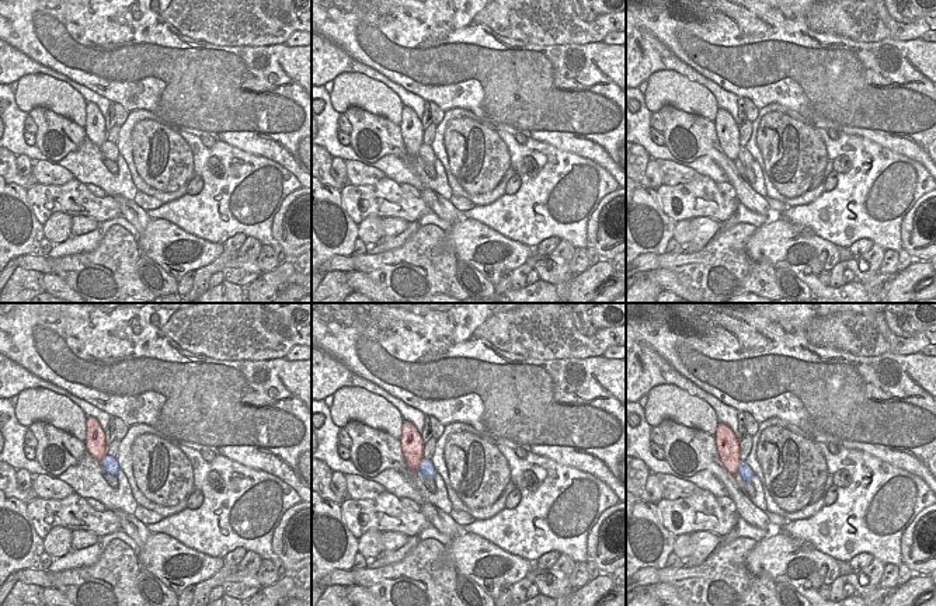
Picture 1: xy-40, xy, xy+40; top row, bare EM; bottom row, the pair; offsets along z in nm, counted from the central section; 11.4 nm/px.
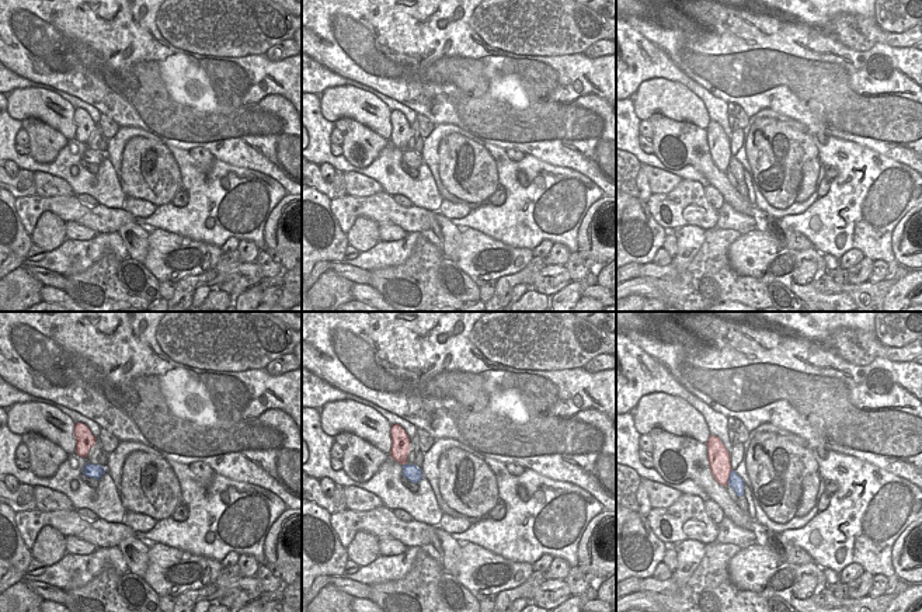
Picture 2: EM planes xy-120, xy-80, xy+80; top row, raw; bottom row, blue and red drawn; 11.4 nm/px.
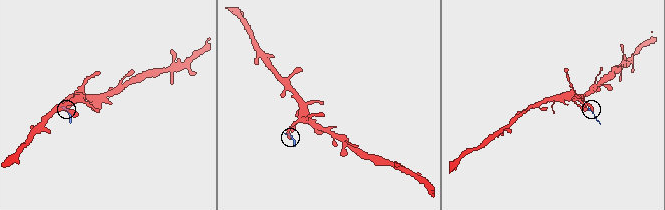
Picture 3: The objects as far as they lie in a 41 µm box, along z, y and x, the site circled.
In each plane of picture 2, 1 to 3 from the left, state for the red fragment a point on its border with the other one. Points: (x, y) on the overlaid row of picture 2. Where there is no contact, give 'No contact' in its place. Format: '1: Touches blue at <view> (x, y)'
1: No contact
2: No contact
3: Touches blue at xy+80 (730, 476).

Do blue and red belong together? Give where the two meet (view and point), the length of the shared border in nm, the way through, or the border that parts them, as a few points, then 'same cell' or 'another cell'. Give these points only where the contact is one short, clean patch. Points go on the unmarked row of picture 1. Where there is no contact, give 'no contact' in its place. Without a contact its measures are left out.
contact xy+40 (738, 152); length 180 nm; border xy+40 (740, 145), (736, 159); another cell

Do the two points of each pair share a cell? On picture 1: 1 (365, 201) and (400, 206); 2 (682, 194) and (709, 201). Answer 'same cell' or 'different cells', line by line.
1: same cell
2: same cell

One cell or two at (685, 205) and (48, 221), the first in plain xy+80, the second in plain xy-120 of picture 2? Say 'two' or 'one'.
two

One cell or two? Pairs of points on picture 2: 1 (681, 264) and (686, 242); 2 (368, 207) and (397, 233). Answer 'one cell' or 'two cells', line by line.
1: one cell
2: two cells

